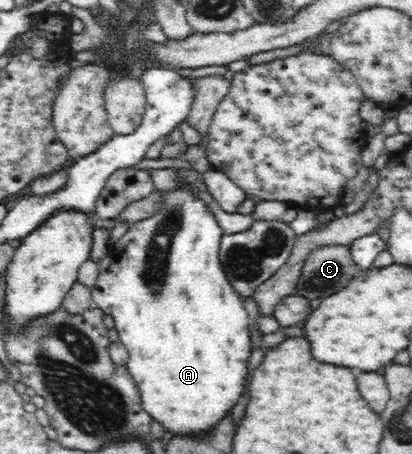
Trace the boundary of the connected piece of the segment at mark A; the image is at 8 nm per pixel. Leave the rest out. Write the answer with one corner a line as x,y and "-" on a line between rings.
166,191
160,193
164,199
163,208
154,216
129,225
128,231
118,241
112,243
106,257
98,263
98,277
93,285
90,296
98,308
114,320
114,328
118,339
127,349
128,357
124,369
130,372
134,385
140,392
142,407
150,414
152,421
157,421
166,432
174,436
188,436
190,433
208,433
219,424
228,412
238,403
244,393
248,371
248,357
252,351
251,339
252,322
249,313
244,308
243,299
234,290
233,284
226,279
225,268
220,259
221,237
224,231
218,226
216,217
209,211
209,205
204,200
194,199
186,191

